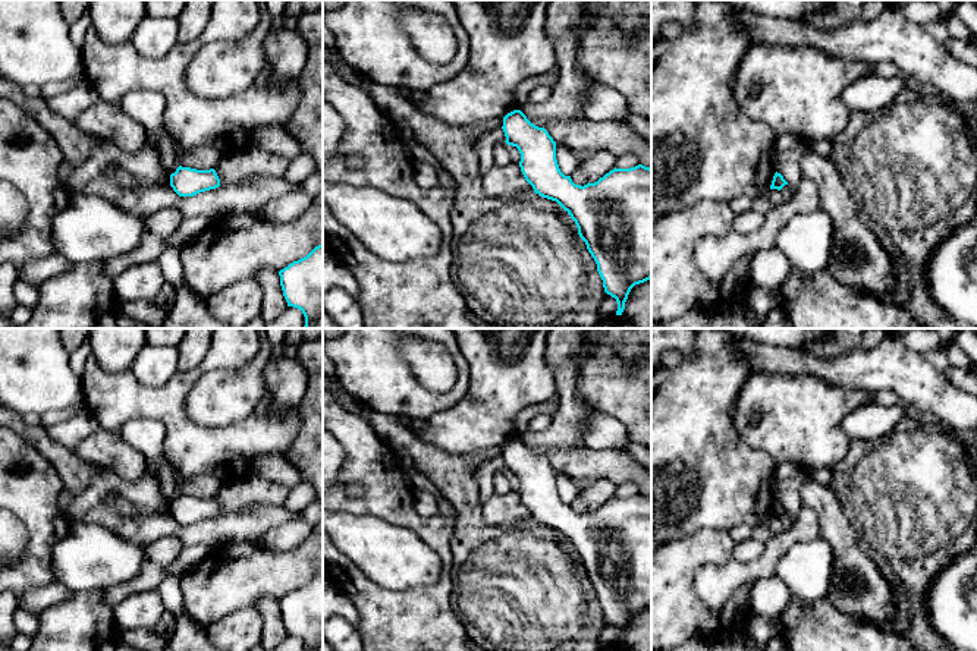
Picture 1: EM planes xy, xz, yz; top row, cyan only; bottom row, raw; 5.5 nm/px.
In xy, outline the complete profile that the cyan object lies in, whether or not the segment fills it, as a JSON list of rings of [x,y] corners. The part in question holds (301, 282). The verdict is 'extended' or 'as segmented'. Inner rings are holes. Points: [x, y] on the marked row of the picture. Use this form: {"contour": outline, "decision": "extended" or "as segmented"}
{"contour": [[[323,245],[279,271],[288,306],[302,311],[304,328],[323,328]]], "decision": "as segmented"}

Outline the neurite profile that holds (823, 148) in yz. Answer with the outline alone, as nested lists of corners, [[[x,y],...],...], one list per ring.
[[[814,141],[805,145],[807,151],[822,155],[824,158],[830,158],[833,151],[833,141]]]

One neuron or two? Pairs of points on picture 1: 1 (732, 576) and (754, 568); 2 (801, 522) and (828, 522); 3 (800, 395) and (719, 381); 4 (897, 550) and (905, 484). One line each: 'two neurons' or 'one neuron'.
1: one neuron
2: two neurons
3: two neurons
4: one neuron

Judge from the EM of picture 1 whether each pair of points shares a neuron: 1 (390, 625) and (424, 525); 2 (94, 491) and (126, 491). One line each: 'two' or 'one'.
1: one
2: one

